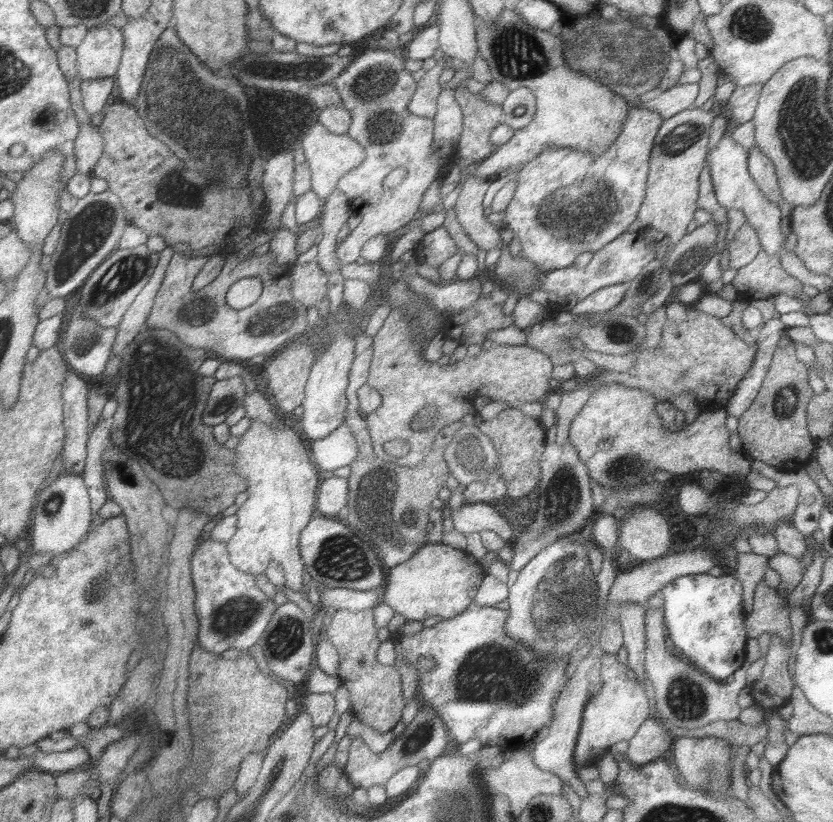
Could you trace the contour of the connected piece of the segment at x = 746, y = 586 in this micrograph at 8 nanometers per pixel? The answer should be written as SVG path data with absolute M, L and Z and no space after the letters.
M737 554L737 578L743 586L743 608L747 614L753 612L753 592L757 584L763 580L763 572L769 566L769 558L759 554Z

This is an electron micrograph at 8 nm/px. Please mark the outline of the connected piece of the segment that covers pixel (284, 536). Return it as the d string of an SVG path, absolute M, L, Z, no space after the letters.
M251 420L247 432L241 436L235 448L237 472L247 478L247 502L237 510L237 532L227 542L227 554L231 564L247 574L261 574L269 566L269 562L279 562L285 570L285 588L291 592L305 596L313 606L313 594L305 592L303 586L303 570L305 564L299 552L301 530L311 522L317 502L317 488L321 480L317 478L315 464L311 462L309 450L303 448L301 440L293 430L281 426L279 430L269 430L263 422Z

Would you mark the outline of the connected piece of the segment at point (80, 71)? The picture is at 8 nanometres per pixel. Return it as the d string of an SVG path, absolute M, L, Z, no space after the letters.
M111 24L89 28L77 50L77 78L79 82L95 82L113 78L121 64L123 36Z

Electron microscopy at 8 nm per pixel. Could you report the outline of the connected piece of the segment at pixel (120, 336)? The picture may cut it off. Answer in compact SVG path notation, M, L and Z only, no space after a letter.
M165 248L163 252L159 252L161 258L149 278L149 282L143 286L143 290L135 296L133 304L127 308L127 312L121 316L121 322L117 326L117 334L115 334L115 342L113 342L113 348L111 348L111 356L117 358L121 356L121 352L133 342L133 338L141 332L141 326L147 322L147 316L151 314L151 308L153 308L153 302L155 302L155 296L157 296L157 290L161 288L161 282L165 278L165 272L167 272L167 266L173 258L173 250Z

